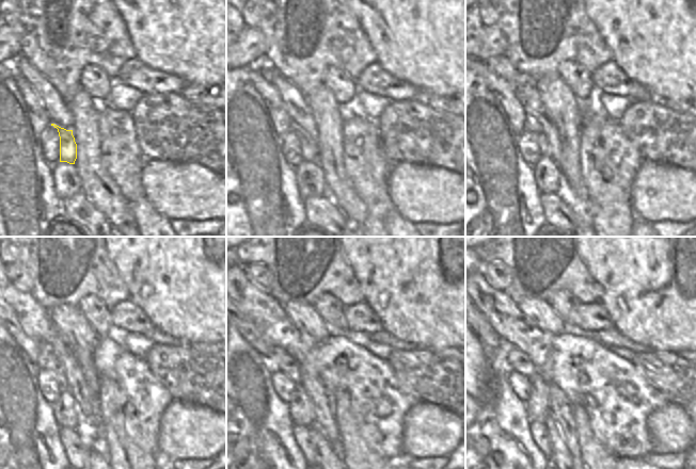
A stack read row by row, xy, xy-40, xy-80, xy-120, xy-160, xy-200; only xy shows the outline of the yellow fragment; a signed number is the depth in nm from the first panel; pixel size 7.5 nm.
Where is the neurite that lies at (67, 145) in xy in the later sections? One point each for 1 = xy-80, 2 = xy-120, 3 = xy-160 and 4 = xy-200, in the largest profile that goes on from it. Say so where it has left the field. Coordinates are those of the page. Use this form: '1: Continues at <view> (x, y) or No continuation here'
1: Continues at xy-80 (532, 126)
2: Continues at xy-120 (47, 360)
3: Continues at xy-160 (280, 358)
4: Continues at xy-200 (517, 360).

